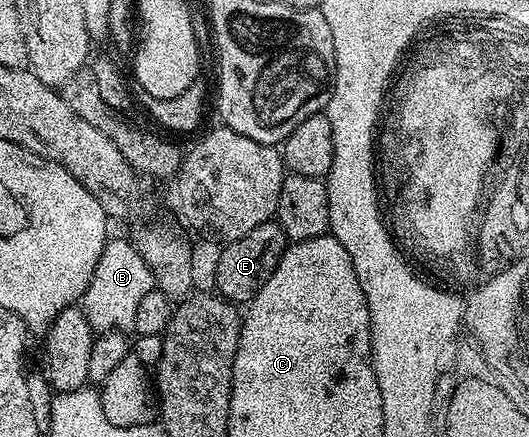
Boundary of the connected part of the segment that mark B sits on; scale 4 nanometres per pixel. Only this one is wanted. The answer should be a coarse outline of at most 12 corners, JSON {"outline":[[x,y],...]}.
{"outline":[[108,238],[81,300],[92,332],[130,328],[156,290],[130,238]]}

